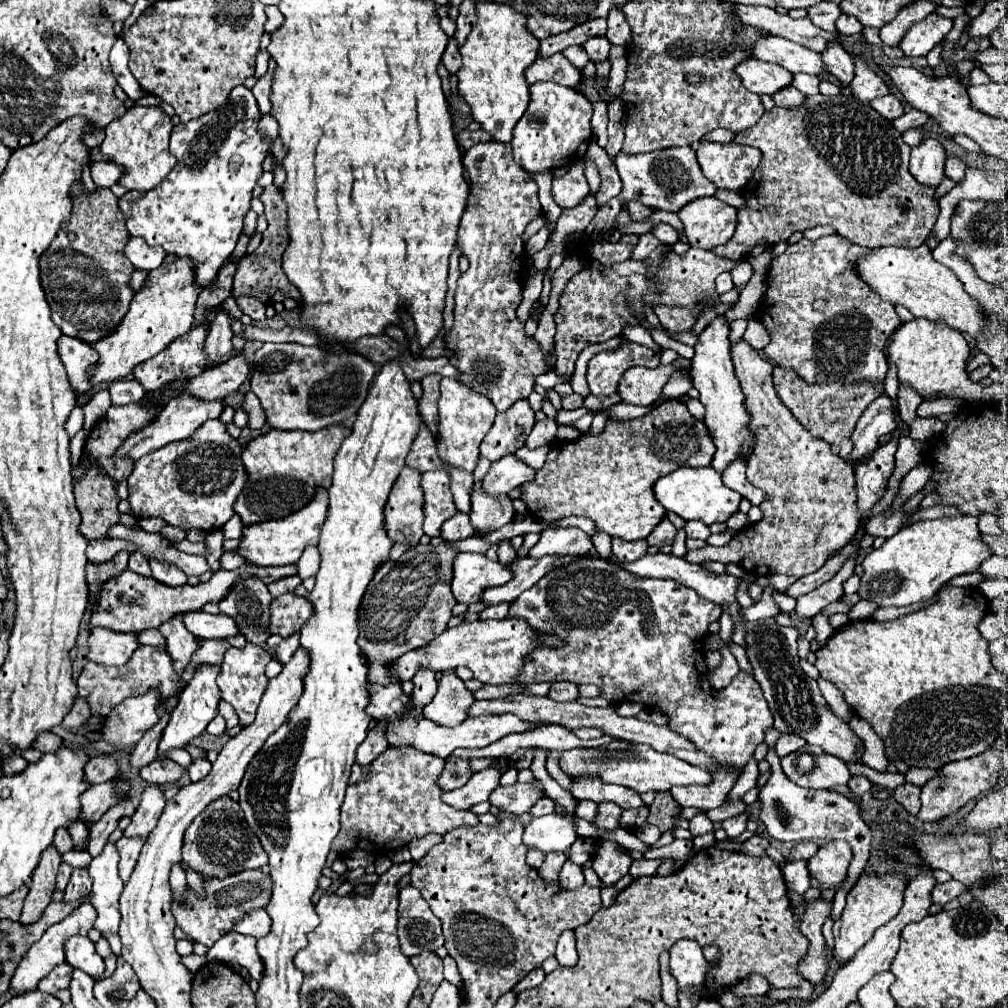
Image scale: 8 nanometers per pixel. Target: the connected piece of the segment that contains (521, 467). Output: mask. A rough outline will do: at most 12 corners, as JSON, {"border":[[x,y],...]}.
{"border":[[516,455],[492,463],[482,491],[492,497],[532,479]]}

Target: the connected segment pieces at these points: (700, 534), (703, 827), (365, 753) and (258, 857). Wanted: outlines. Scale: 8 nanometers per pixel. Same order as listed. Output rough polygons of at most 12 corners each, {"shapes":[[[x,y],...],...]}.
{"shapes":[[[686,521],[690,539],[708,539],[710,529],[700,521]],[[706,813],[690,819],[692,835],[712,831],[712,821]],[[376,723],[356,751],[360,767],[388,747],[384,723]],[[230,797],[184,833],[182,867],[224,877],[268,855]]]}

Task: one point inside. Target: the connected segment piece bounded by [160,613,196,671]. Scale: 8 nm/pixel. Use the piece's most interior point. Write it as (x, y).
(180, 643)

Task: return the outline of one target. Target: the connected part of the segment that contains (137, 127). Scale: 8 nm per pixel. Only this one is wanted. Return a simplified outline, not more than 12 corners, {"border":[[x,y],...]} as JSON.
{"border":[[130,107],[100,153],[122,187],[150,191],[176,159],[160,107]]}

